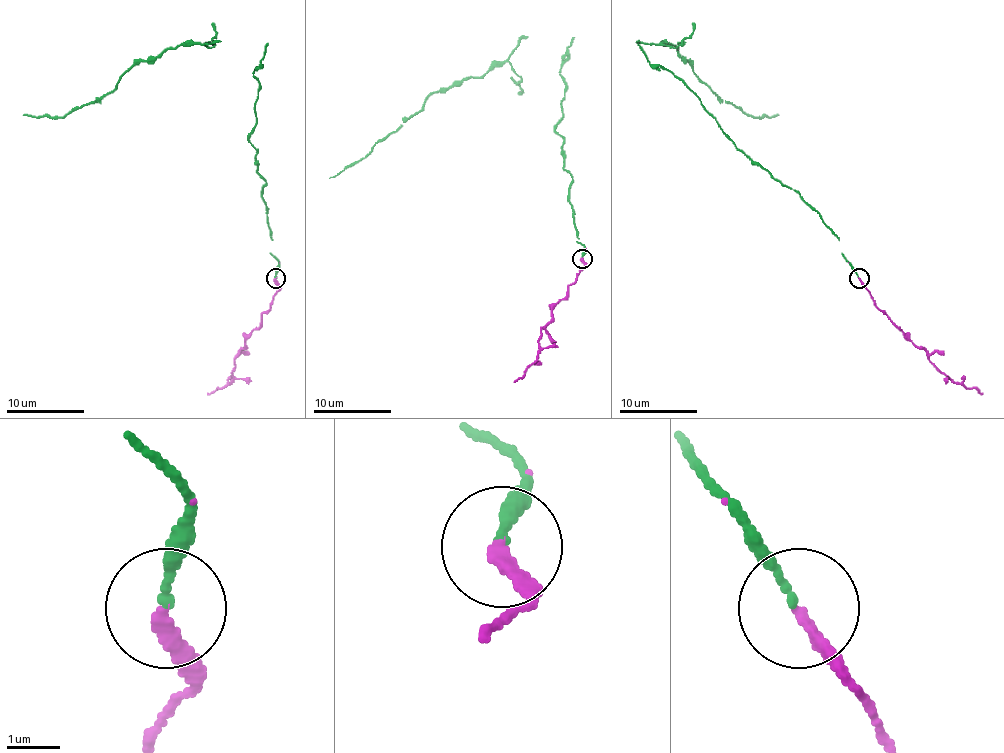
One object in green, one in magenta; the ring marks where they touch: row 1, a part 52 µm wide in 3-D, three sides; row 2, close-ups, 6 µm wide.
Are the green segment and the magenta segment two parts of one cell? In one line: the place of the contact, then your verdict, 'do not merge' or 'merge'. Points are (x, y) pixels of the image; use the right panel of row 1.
(859, 278) | merge

